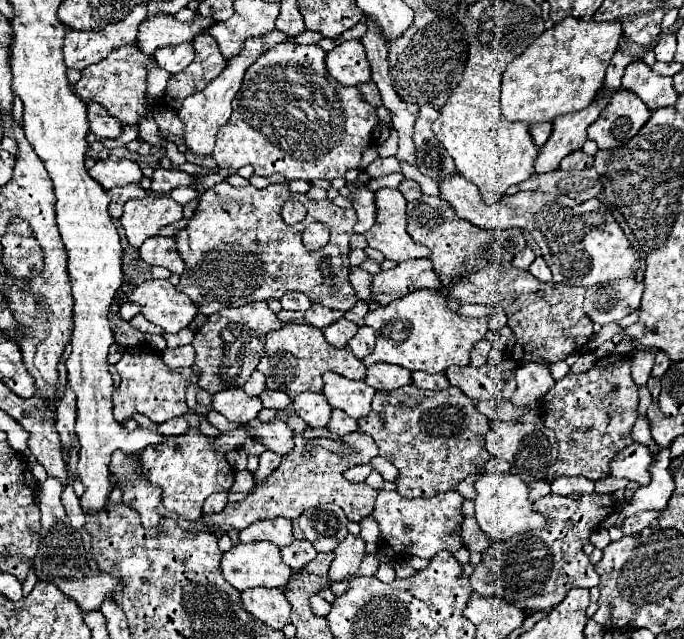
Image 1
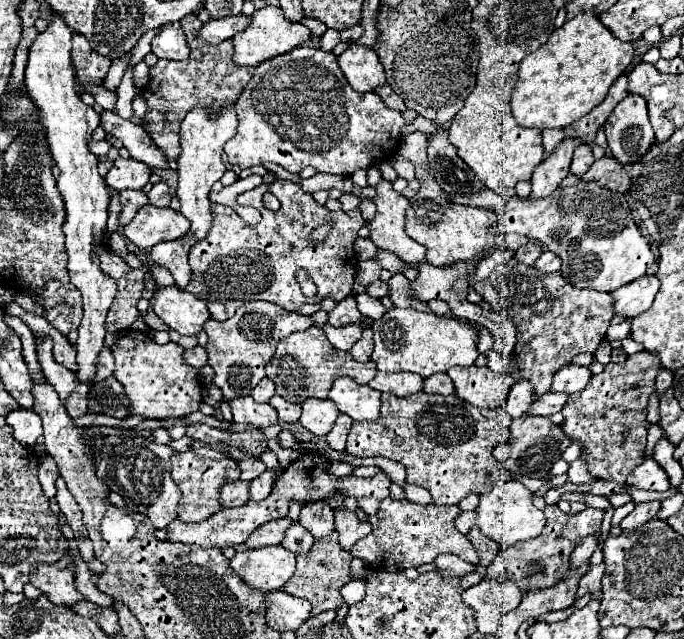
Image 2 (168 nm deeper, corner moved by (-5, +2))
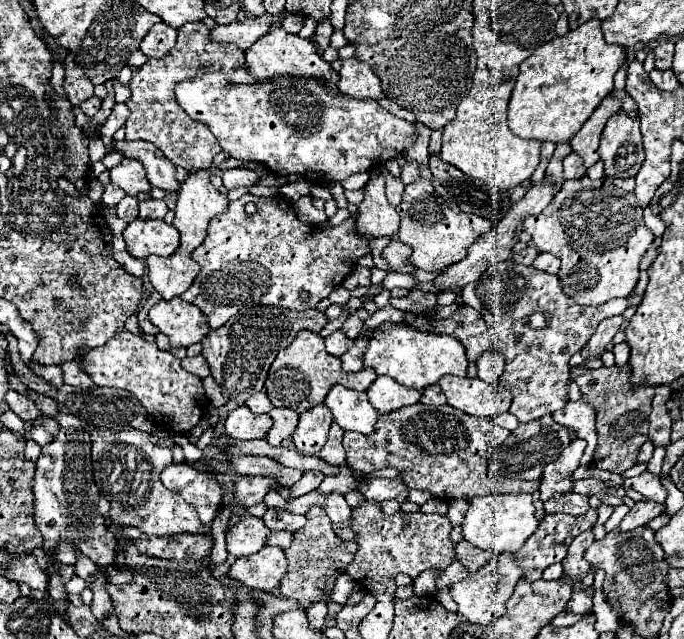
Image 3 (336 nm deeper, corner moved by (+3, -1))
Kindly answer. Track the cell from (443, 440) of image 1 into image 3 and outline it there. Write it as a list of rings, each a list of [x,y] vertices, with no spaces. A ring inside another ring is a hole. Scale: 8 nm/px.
[[[414,404],[394,410],[390,414],[382,414],[372,434],[346,432],[342,444],[346,450],[346,464],[352,470],[370,474],[386,466],[392,466],[400,472],[408,488],[426,490],[434,498],[446,502],[454,498],[472,500],[476,496],[486,496],[490,492],[502,492],[502,494],[536,492],[540,488],[540,480],[508,480],[488,470],[486,450],[490,442],[490,430],[492,430],[490,418],[464,414],[448,404],[444,406]]]

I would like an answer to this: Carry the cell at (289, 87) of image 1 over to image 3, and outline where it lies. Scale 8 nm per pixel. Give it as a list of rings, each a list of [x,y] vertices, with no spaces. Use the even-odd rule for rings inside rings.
[[[216,72],[216,74],[202,74],[202,76],[196,76],[196,78],[188,78],[184,82],[178,82],[176,84],[176,102],[182,106],[182,110],[192,118],[192,120],[198,120],[202,124],[208,126],[208,130],[218,138],[220,146],[232,156],[232,158],[238,158],[238,160],[246,160],[246,162],[258,162],[258,164],[264,164],[268,170],[272,170],[274,174],[278,176],[290,176],[290,174],[298,174],[310,182],[316,182],[316,184],[332,184],[332,182],[342,182],[344,178],[356,174],[356,172],[368,172],[370,168],[374,166],[380,166],[400,154],[404,154],[412,144],[414,144],[414,134],[416,134],[416,128],[414,124],[410,122],[404,122],[402,118],[396,118],[392,116],[390,112],[386,112],[376,100],[352,100],[348,96],[332,96],[324,90],[324,86],[314,80],[314,78],[274,78],[274,82],[262,82],[262,84],[230,84],[224,74]]]

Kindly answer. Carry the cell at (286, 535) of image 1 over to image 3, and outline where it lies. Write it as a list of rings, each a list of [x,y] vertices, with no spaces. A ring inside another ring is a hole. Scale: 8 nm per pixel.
[[[244,514],[240,522],[226,530],[226,550],[236,558],[256,554],[264,546],[268,534],[270,530],[264,526],[264,520]]]

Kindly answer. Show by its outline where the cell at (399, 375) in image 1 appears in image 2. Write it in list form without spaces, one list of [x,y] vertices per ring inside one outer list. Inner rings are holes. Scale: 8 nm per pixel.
[[[378,371],[376,377],[368,383],[372,389],[384,391],[384,393],[392,393],[398,397],[406,397],[410,393],[418,393],[422,391],[422,379],[420,375],[412,375],[412,373],[382,373]]]

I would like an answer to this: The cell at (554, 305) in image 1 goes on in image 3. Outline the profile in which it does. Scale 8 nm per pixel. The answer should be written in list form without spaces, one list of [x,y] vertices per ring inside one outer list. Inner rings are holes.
[[[512,260],[490,266],[476,282],[464,286],[460,296],[464,304],[482,314],[494,346],[506,358],[500,384],[512,392],[514,400],[508,412],[520,422],[542,418],[566,406],[570,378],[568,360],[584,348],[604,318],[622,314],[628,306],[624,298],[610,300],[602,306],[580,306],[562,294],[558,276]]]

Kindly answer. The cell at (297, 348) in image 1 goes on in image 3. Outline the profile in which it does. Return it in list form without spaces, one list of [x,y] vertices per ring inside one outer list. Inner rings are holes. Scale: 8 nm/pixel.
[[[304,330],[296,336],[296,340],[286,350],[278,352],[266,378],[266,394],[276,408],[292,408],[294,412],[302,414],[304,410],[310,410],[312,406],[322,404],[334,384],[342,384],[350,390],[366,392],[374,380],[376,380],[376,372],[368,368],[354,374],[344,372],[340,366],[340,360],[336,356],[330,356],[324,350],[324,338],[320,334]]]

